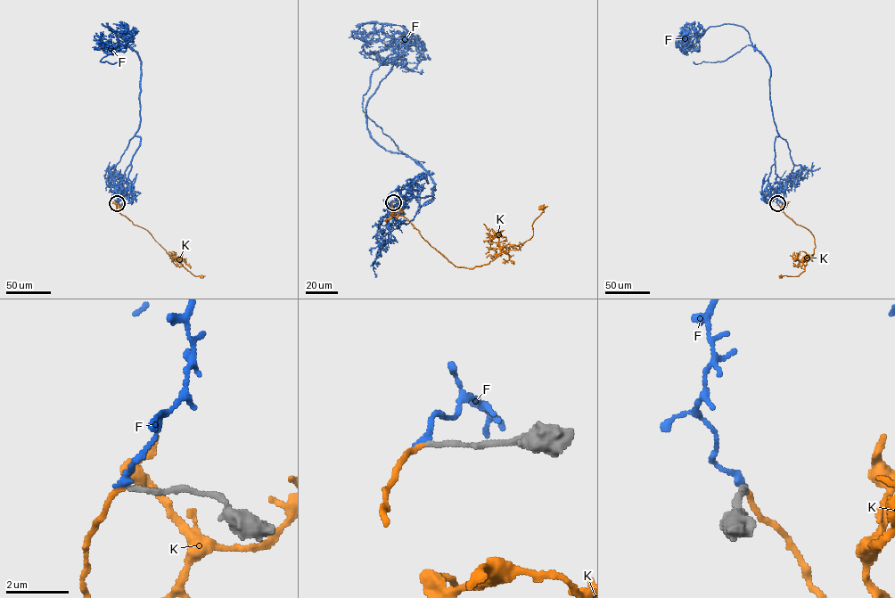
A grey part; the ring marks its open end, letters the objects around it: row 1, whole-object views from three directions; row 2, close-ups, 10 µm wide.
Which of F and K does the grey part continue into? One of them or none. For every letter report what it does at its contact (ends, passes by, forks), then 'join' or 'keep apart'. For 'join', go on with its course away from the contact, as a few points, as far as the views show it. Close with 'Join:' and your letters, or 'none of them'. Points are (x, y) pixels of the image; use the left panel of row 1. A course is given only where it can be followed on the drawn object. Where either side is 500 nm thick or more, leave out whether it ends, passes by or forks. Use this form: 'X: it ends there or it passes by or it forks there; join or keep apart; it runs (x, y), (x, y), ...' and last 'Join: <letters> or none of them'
F: it ends there; keep apart
K: it ends there; join; it runs (118, 203), (116, 208), (120, 214), (134, 225), (145, 229), (167, 252), (192, 274), (201, 276)
Join: K

